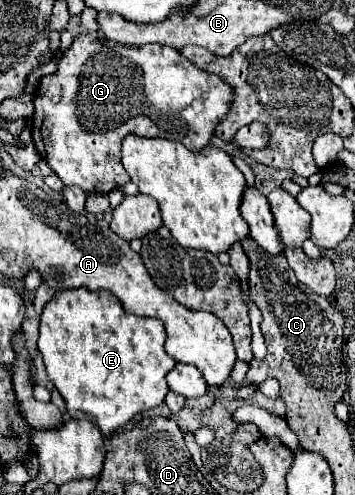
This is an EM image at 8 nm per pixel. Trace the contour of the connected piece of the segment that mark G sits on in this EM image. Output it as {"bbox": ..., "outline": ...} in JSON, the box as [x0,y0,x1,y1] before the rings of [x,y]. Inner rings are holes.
{"bbox":[32,35,234,195],"outline":[[[78,35],[78,37],[74,37],[74,43],[70,45],[70,49],[64,53],[62,63],[58,63],[56,73],[46,75],[42,79],[42,83],[38,85],[36,93],[34,93],[34,107],[36,107],[36,111],[32,115],[32,139],[34,139],[34,147],[36,147],[38,155],[64,181],[66,187],[76,185],[76,187],[82,187],[84,193],[88,193],[88,195],[90,193],[100,193],[100,195],[104,193],[104,195],[108,195],[110,191],[120,189],[120,187],[124,187],[130,181],[128,173],[124,171],[124,167],[120,163],[120,145],[122,145],[122,141],[124,141],[124,137],[128,133],[136,133],[136,135],[144,135],[144,137],[164,137],[164,139],[182,143],[190,151],[200,151],[214,137],[216,125],[228,115],[232,101],[234,101],[234,89],[228,83],[222,83],[222,79],[218,79],[218,75],[210,75],[210,73],[198,69],[184,55],[180,55],[178,49],[170,49],[170,47],[156,45],[156,43],[154,45],[144,45],[144,47],[134,47],[134,45],[120,45],[120,43],[114,43],[114,41],[108,41],[108,39],[100,39],[100,37],[94,37],[94,35]]]}

